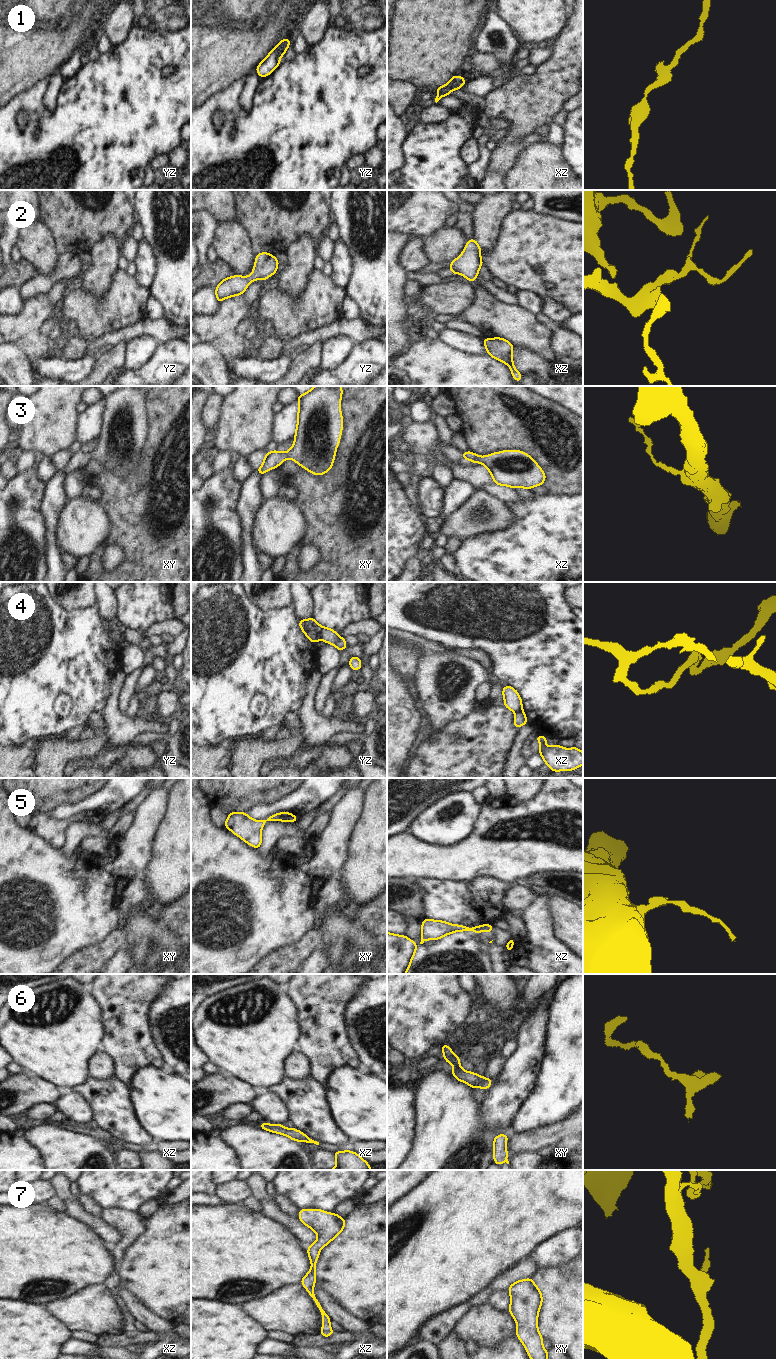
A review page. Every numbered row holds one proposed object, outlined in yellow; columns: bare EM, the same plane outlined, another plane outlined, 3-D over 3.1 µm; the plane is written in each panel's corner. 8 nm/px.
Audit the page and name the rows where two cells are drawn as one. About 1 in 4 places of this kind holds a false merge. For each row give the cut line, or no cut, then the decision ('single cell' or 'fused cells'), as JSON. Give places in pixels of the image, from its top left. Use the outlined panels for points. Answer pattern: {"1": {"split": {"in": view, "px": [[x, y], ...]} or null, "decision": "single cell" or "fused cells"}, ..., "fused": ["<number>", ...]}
{"1": {"split": null, "decision": "single cell"}, "2": {"split": null, "decision": "single cell"}, "3": {"split": null, "decision": "single cell"}, "4": {"split": {"in": "yz", "px": [[322, 627], [319, 638]]}, "decision": "fused cells"}, "5": {"split": null, "decision": "single cell"}, "6": {"split": null, "decision": "single cell"}, "7": {"split": null, "decision": "single cell"}, "fused": ["4"]}

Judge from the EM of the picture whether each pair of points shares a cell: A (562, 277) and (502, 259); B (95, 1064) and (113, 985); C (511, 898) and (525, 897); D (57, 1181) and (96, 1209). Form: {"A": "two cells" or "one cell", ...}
{"A": "one cell", "B": "two cells", "C": "one cell", "D": "two cells"}

